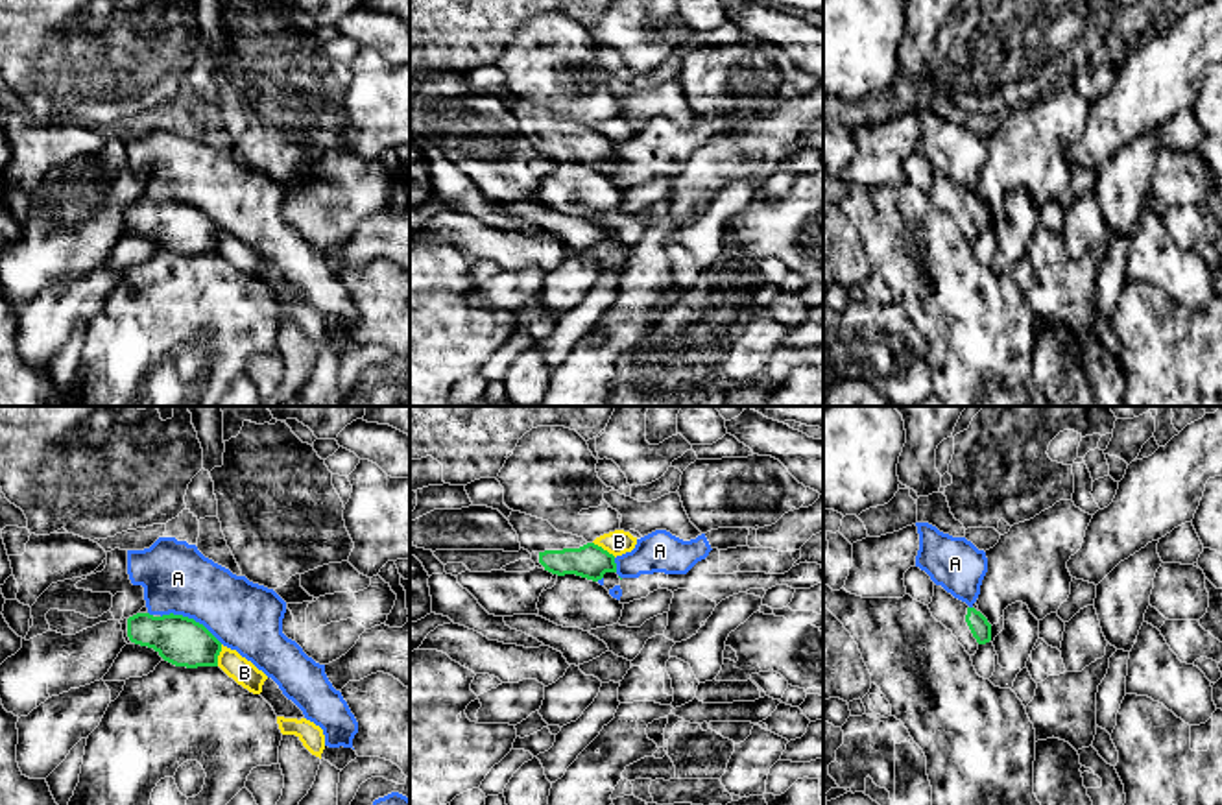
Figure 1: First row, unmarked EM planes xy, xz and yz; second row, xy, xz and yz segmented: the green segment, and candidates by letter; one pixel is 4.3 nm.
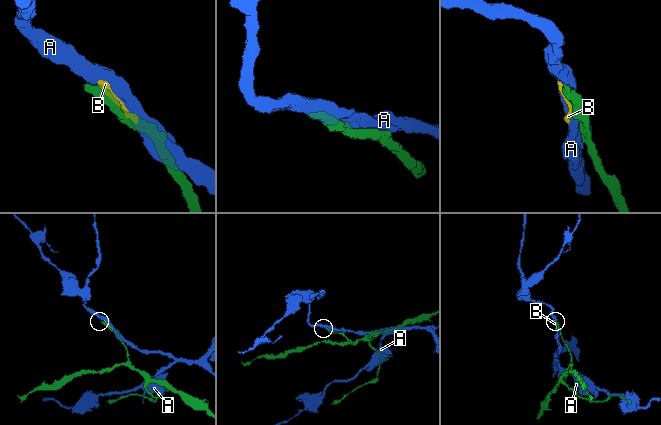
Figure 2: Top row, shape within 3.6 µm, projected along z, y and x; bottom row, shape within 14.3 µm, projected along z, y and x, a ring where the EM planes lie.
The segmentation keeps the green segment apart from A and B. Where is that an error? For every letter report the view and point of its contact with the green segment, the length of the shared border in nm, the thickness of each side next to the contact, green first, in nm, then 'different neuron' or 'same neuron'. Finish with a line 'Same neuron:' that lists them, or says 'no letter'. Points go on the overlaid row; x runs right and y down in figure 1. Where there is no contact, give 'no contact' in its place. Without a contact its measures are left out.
A: contact xy (192, 619); length 300 nm; calibres 220 and 300 nm; different neuron
B: contact xz (602, 549); length 120 nm; calibres 150 and 110 nm; different neuron
Same neuron: no letter

